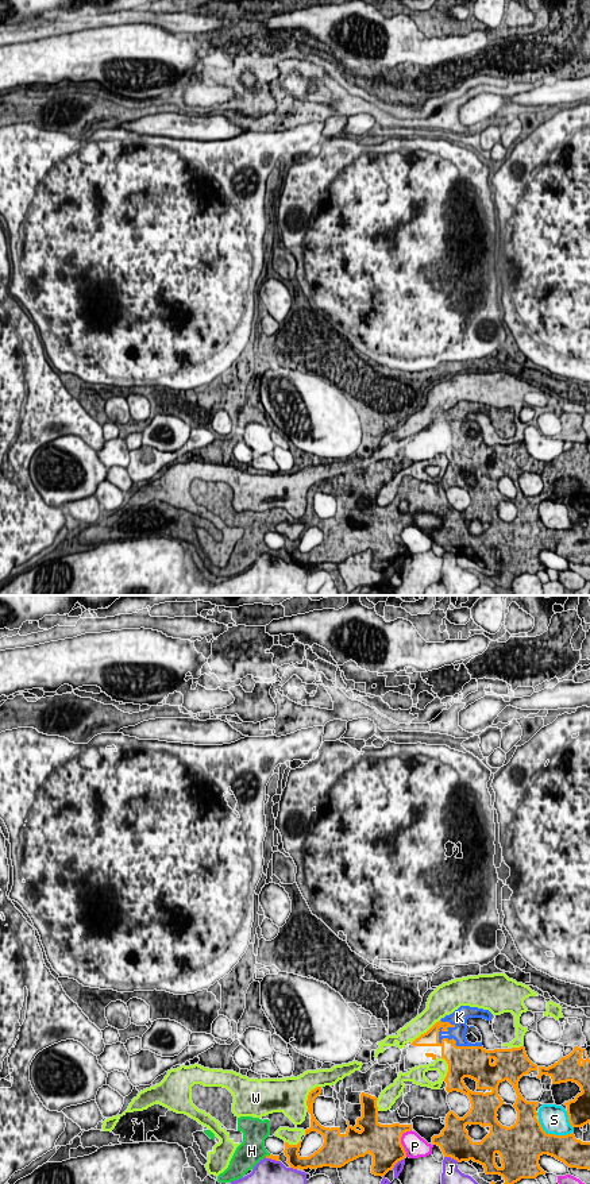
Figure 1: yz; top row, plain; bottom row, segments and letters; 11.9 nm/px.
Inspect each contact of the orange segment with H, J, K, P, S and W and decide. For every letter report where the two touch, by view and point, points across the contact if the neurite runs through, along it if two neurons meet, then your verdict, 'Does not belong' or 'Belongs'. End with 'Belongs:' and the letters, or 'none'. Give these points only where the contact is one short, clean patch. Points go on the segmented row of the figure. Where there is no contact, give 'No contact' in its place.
H: Touches orange at yz (267, 1156). Belongs
J: Touches orange at yz (451, 1157). Does not belong
K: Touches orange at yz (447, 1038). Belongs
P: Touches orange at yz (400, 1141). Does not belong
S: Touches orange at yz (554, 1134). Does not belong
W: Touches orange at yz (308, 1095). Does not belong
Belongs: H, K

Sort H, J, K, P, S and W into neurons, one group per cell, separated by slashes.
H K / J / P / S / W

